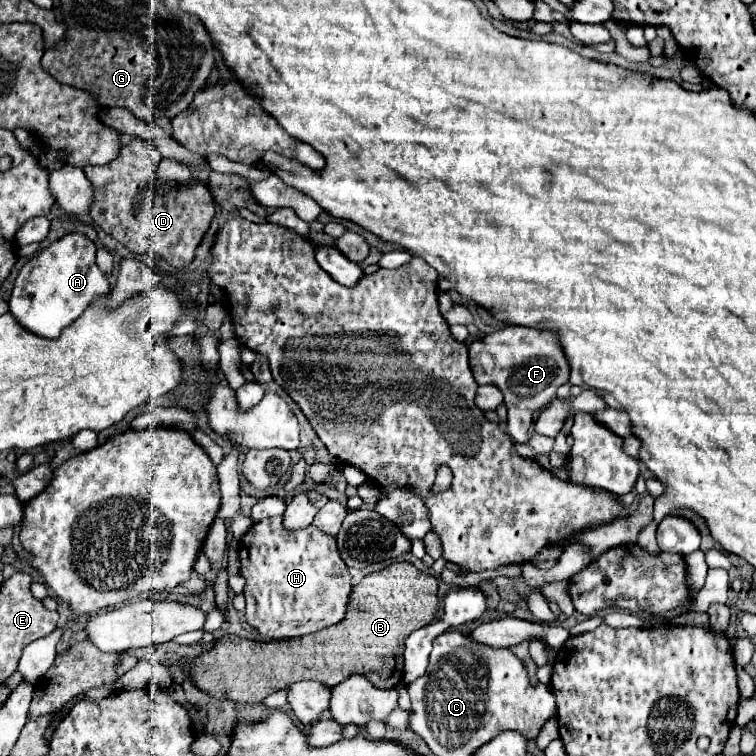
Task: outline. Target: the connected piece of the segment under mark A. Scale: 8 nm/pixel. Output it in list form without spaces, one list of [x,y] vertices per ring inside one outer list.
[[[68,233],[20,269],[10,295],[10,313],[30,333],[58,339],[64,327],[72,325],[96,297],[108,291],[108,275],[96,265],[96,245],[82,233]]]

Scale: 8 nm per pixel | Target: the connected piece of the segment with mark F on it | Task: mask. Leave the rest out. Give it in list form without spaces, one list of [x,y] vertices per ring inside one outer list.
[[[506,325],[494,333],[476,339],[468,347],[470,369],[478,385],[496,385],[508,407],[506,431],[516,443],[528,443],[530,427],[534,423],[536,411],[546,407],[548,401],[556,397],[556,389],[568,381],[568,365],[564,353],[560,353],[560,343],[556,333],[536,331],[530,327]]]

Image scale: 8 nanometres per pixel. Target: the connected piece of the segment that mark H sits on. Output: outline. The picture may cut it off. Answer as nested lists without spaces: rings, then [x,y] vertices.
[[[268,517],[250,527],[240,541],[240,575],[246,579],[246,621],[264,639],[288,639],[316,633],[344,619],[348,597],[352,593],[352,577],[342,561],[336,539],[324,535],[314,525],[298,531],[288,531],[282,525],[282,517]]]

